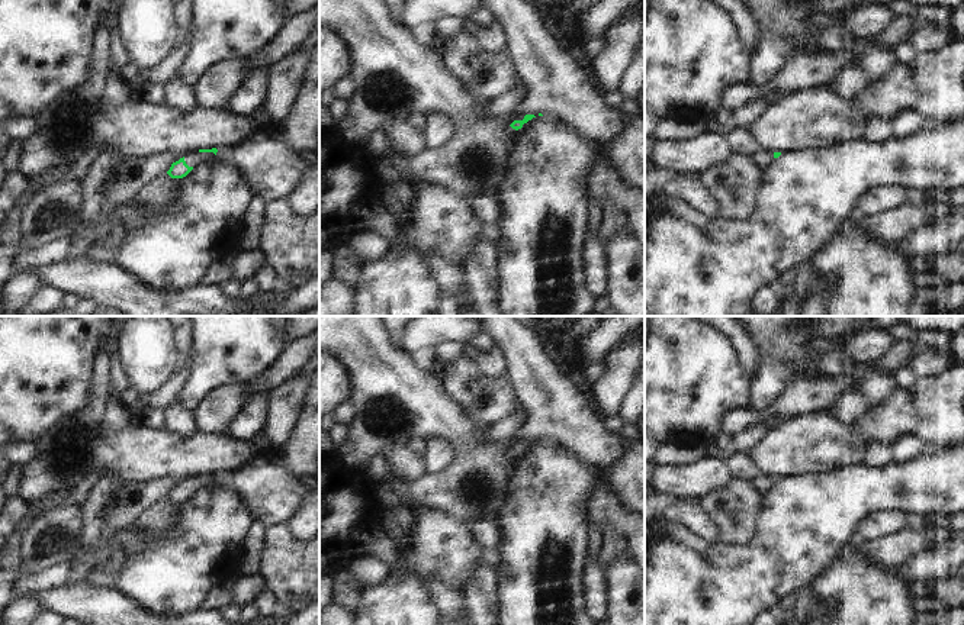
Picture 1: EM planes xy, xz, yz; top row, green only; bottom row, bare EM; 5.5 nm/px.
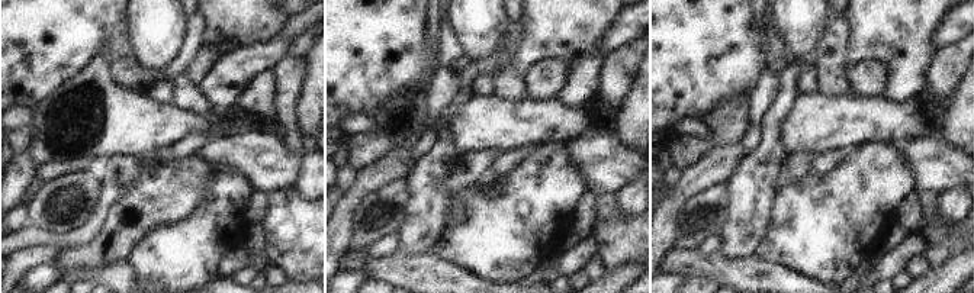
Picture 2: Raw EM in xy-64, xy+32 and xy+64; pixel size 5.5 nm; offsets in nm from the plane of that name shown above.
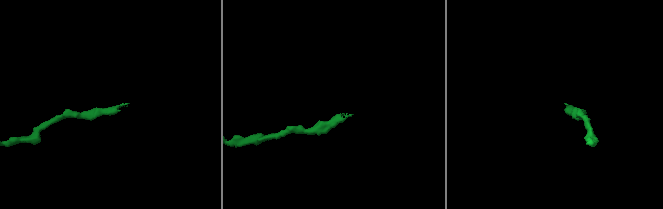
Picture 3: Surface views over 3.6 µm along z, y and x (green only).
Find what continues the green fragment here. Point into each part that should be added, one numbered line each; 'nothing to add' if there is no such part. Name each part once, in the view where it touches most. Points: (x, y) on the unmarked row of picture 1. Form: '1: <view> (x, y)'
1: xy (270, 493)

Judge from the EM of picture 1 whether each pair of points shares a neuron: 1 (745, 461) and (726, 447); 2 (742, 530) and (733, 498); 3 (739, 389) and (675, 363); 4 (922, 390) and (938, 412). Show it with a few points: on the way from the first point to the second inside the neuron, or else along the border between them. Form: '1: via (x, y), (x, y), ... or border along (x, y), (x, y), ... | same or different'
1: border along (749, 453), (736, 453), (726, 460) | different
2: via (736, 522), (735, 505) | same
3: via (723, 385), (691, 377) | same
4: via (928, 396), (938, 406) | same

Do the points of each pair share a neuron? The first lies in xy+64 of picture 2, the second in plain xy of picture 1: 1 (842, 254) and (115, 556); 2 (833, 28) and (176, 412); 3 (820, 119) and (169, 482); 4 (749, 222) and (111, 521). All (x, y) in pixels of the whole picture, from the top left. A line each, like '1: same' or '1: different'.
1: different
2: same
3: different
4: different

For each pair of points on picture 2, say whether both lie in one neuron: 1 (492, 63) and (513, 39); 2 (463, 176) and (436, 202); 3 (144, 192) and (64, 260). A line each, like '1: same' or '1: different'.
1: different
2: different
3: same

